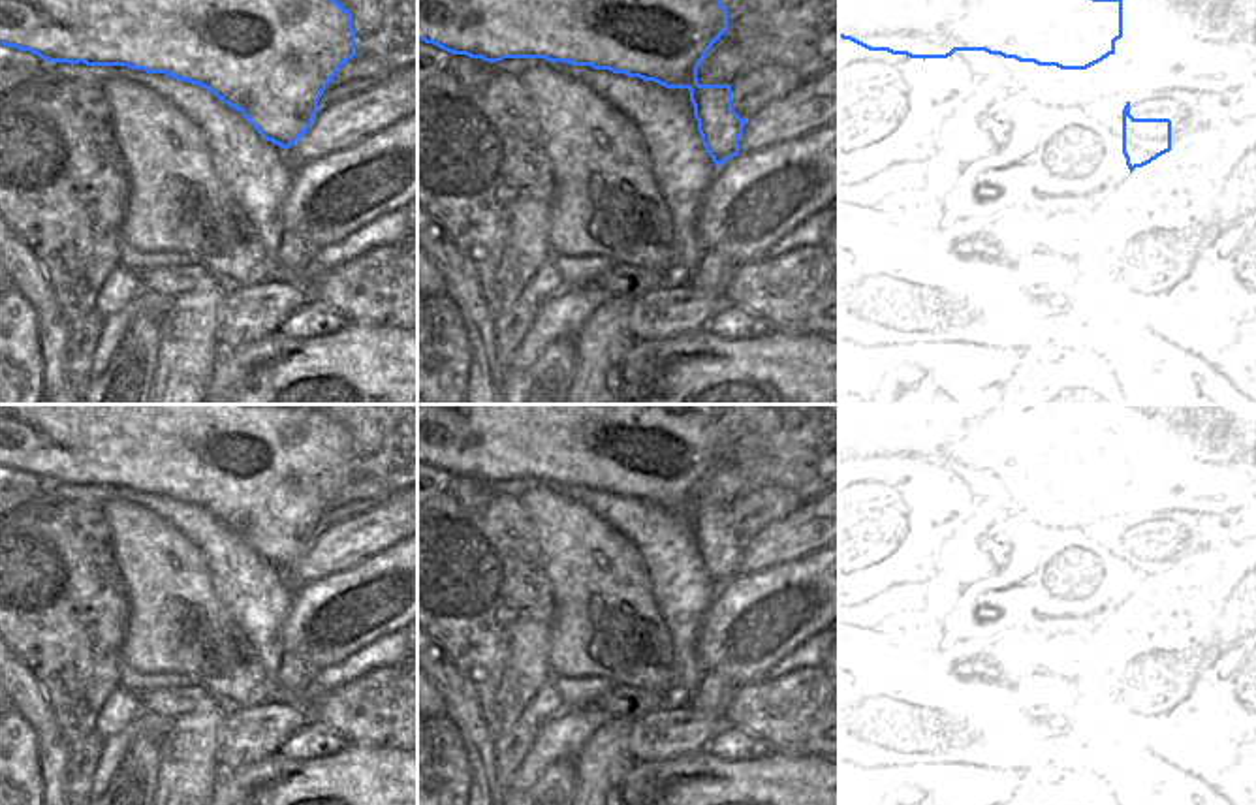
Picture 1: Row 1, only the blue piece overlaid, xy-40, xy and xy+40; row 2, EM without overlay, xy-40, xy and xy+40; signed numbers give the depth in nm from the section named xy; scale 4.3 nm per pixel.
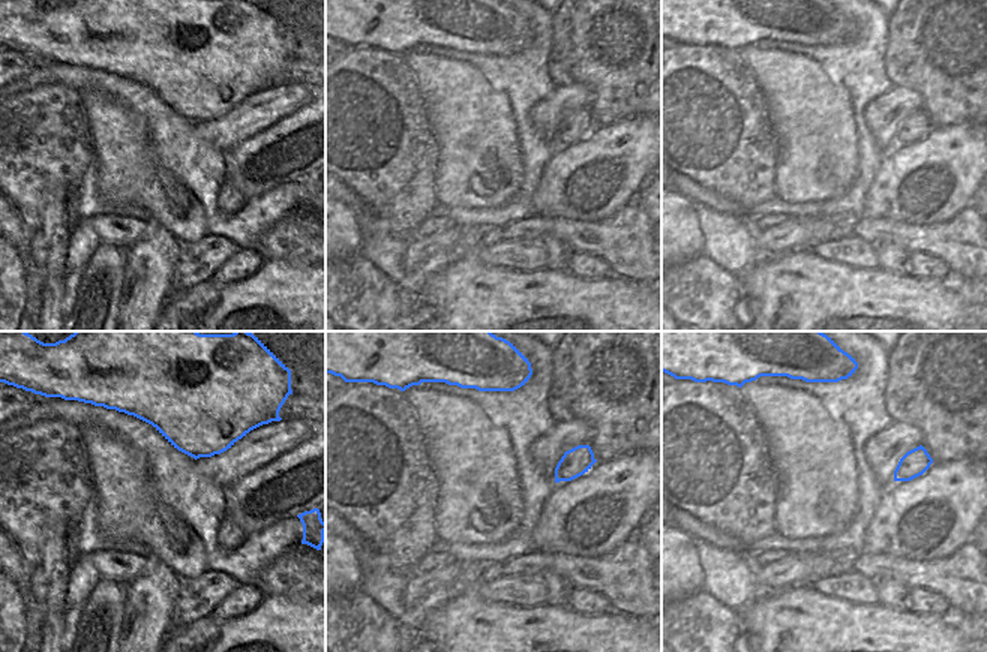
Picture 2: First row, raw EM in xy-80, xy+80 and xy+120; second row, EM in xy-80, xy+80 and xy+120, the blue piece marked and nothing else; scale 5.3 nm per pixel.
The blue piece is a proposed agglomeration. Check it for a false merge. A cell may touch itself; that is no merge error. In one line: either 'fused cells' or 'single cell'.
single cell

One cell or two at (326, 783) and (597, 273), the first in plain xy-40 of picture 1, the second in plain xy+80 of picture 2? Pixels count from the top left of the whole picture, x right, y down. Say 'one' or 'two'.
two

